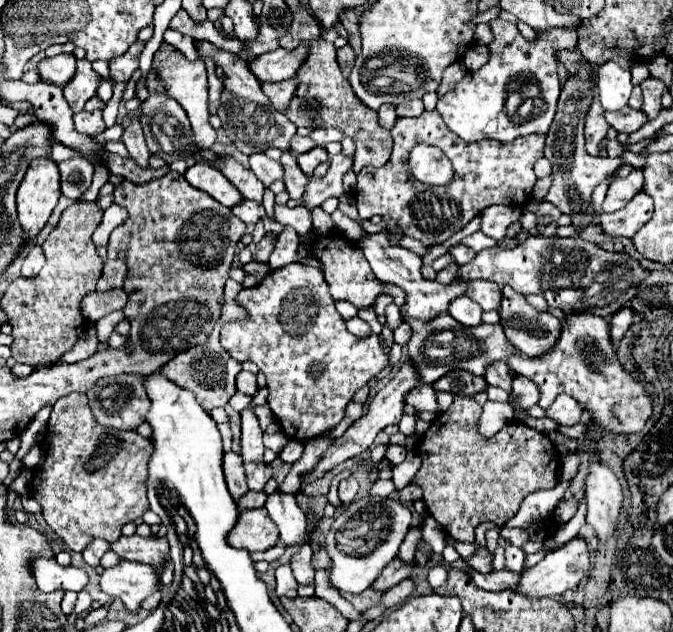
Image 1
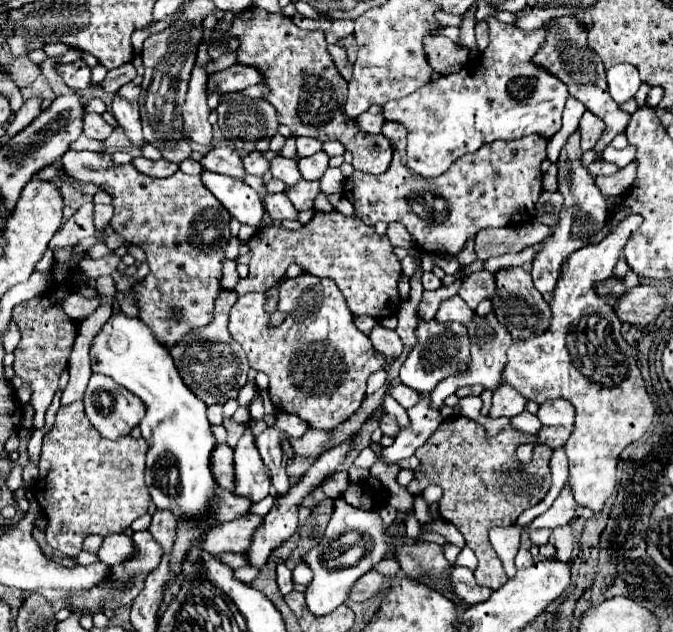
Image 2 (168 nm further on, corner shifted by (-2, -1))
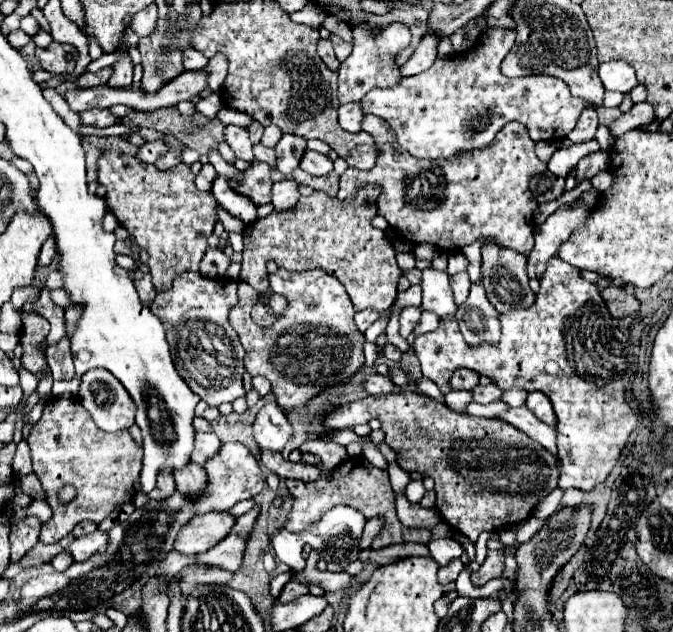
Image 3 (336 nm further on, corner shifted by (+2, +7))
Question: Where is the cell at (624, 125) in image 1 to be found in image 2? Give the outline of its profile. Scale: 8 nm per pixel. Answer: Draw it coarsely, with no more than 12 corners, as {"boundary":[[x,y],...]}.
{"boundary":[[575,16],[551,20],[531,62],[605,122],[597,160],[631,114],[607,94],[603,62]]}

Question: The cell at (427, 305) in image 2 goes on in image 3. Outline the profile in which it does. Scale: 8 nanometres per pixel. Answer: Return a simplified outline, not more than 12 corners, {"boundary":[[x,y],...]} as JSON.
{"boundary":[[407,306],[401,312],[401,336],[407,338],[419,324],[423,308]]}

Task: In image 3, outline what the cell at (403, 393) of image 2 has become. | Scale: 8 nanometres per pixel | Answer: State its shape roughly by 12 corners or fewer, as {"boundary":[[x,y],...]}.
{"boundary":[[371,374],[363,382],[373,396],[387,396],[397,392],[391,378]]}

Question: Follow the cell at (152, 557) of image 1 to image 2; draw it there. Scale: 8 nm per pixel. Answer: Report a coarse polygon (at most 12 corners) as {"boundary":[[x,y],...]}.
{"boundary":[[123,532],[103,538],[97,558],[107,566],[131,554]]}

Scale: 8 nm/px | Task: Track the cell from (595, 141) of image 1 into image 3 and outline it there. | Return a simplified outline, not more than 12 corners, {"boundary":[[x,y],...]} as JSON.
{"boundary":[[587,106],[567,138],[575,144],[595,138],[597,112]]}

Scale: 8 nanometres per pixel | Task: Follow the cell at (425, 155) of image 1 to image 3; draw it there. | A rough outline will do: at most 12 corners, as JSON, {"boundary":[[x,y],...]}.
{"boundary":[[515,30],[371,90],[421,160],[485,148],[511,120],[563,140],[587,102],[503,76]]}

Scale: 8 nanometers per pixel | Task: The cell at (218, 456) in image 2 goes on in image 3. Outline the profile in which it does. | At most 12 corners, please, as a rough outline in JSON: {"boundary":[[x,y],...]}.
{"boundary":[[197,432],[191,460],[207,464],[219,452],[221,444],[215,434]]}

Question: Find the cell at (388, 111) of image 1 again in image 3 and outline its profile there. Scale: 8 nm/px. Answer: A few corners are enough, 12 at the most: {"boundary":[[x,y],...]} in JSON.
{"boundary":[[359,102],[339,108],[339,124],[359,132],[363,114]]}

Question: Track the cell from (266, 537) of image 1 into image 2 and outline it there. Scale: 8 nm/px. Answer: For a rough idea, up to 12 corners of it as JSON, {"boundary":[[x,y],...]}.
{"boundary":[[245,514],[213,526],[201,548],[209,554],[245,552],[261,520]]}

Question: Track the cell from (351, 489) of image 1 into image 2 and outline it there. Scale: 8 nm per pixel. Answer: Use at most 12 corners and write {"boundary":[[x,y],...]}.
{"boundary":[[337,470],[323,480],[321,490],[339,498],[349,486],[347,472]]}

